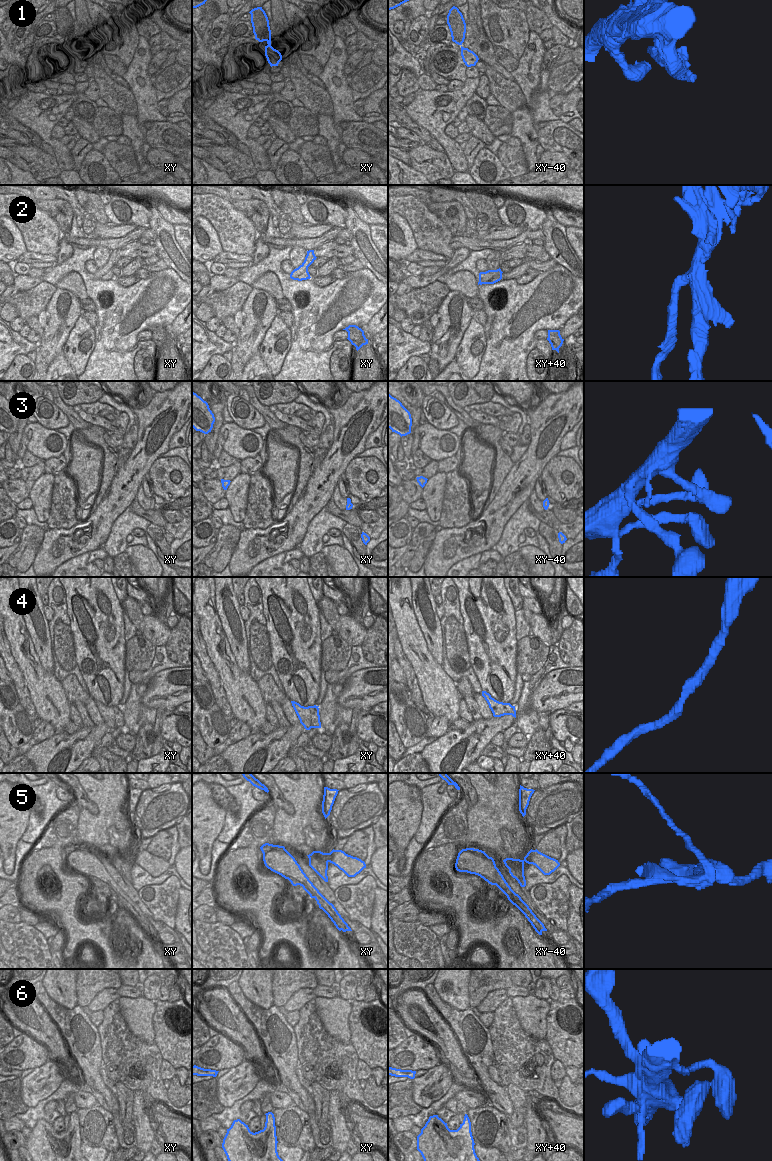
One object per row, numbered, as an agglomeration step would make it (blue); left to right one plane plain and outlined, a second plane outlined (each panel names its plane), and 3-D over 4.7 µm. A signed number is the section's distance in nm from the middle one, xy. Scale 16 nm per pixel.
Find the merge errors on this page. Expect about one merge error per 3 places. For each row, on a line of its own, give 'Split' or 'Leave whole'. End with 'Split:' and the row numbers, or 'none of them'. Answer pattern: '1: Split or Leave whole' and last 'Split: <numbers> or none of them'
1: Split
2: Split
3: Leave whole
4: Leave whole
5: Split
6: Split
Split: 1, 2, 5, 6

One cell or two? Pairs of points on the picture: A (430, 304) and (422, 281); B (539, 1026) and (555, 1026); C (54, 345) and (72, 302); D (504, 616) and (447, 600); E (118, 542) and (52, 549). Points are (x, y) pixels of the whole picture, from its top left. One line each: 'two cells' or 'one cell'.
A: two cells
B: two cells
C: one cell
D: two cells
E: two cells

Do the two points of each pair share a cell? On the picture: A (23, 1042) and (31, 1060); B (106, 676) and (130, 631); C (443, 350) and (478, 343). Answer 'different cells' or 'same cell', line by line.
A: same cell
B: different cells
C: different cells

